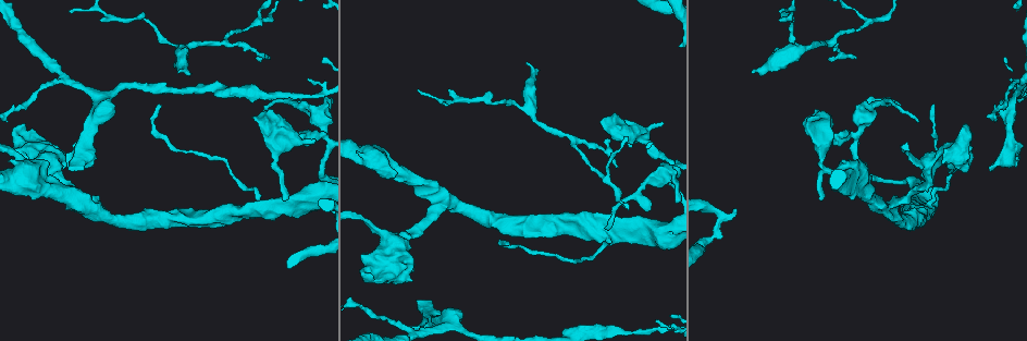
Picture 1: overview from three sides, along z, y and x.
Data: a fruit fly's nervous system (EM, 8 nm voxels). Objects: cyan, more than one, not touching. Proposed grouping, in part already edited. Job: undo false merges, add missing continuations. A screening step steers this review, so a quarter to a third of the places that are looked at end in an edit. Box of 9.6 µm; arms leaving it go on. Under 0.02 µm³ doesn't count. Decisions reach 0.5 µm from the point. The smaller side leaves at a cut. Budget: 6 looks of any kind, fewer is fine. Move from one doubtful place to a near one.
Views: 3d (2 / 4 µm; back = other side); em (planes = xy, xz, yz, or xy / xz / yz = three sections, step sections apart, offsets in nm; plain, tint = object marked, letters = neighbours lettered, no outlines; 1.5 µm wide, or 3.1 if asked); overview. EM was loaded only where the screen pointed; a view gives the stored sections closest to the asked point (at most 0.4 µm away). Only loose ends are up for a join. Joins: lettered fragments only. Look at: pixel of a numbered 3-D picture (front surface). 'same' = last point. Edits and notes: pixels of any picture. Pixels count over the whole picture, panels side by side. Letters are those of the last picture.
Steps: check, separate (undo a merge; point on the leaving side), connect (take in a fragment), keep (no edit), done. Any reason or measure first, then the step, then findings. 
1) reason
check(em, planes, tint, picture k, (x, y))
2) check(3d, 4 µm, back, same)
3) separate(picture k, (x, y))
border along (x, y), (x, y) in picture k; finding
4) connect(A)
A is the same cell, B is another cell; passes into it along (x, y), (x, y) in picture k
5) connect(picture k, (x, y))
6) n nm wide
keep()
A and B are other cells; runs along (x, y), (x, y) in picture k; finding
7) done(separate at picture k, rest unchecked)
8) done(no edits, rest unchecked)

branch stops here
check(em, xy, step 4, letters, picture 1, (67, 169))

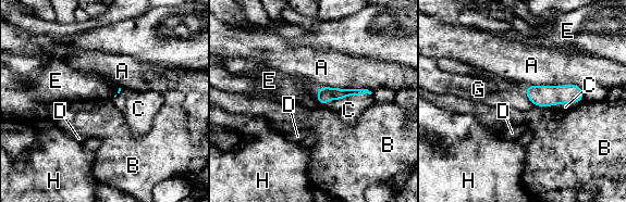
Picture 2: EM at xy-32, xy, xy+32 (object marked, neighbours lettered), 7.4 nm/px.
cut it another way
check(em, planes, letters, same)

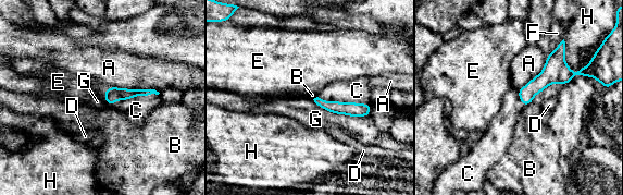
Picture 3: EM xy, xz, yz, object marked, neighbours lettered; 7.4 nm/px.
connect(picture 3, (357, 90))
C is the same cell, A, B, D, E, F, G and H are other cells; passes into it along (351, 109), (344, 102), (357, 90) in picture 3; it goes on there

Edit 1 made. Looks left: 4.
calibre changes
check(em, planes, tint, picture 1, (380, 233))

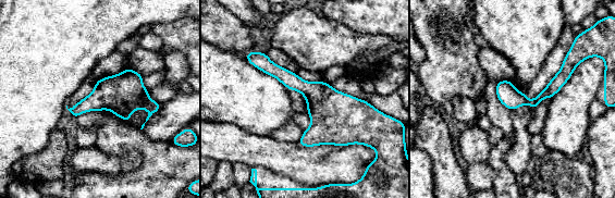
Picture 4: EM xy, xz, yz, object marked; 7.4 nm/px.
check(em, planes, letters, same)

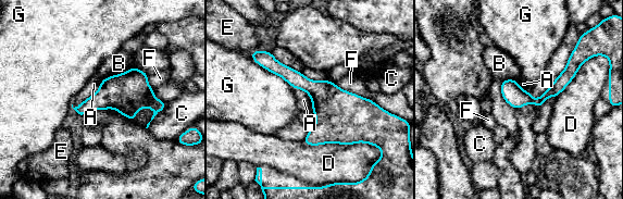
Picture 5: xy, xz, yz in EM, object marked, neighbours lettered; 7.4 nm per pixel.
keep()
A, B, C, D, E, F and G are other cells; runs along (574, 63), (540, 100), (503, 92) in picture 5; one neuron here

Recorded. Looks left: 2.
done(connect at picture 3, rest unchecked)

